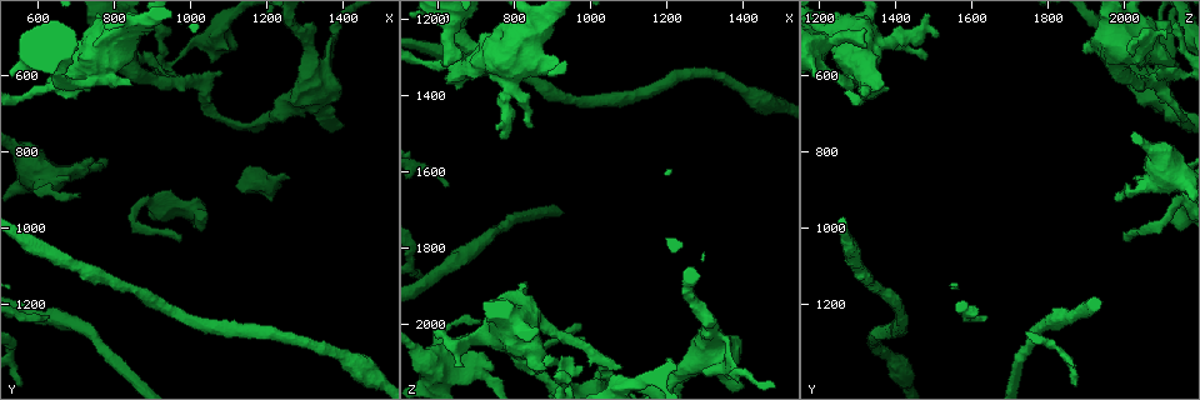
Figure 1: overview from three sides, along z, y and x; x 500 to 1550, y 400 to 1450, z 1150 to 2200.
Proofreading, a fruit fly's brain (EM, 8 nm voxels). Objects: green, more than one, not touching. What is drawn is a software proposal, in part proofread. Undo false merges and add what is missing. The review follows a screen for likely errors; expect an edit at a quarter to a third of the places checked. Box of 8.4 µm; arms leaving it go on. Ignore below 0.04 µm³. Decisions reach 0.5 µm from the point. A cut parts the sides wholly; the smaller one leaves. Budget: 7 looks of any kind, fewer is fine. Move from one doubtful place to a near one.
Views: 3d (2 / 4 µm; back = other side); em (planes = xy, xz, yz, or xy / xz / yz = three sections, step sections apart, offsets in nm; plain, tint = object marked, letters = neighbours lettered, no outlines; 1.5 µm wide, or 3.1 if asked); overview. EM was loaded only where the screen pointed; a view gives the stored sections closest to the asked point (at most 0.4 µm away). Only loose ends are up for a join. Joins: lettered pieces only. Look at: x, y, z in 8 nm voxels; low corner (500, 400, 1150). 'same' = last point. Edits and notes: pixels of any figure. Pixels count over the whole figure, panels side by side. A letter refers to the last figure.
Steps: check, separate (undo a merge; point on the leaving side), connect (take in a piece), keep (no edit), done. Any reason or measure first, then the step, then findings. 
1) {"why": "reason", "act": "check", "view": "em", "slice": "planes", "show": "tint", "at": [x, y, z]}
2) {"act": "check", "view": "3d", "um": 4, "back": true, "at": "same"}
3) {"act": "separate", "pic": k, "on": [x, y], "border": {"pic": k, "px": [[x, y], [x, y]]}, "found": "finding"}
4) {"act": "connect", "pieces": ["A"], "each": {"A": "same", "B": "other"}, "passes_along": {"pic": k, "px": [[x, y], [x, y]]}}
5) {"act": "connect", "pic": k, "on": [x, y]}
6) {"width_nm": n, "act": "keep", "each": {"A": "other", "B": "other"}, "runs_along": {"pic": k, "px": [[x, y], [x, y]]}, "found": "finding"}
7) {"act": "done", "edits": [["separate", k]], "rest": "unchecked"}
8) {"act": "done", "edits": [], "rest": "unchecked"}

{"why": "stops while still wide", "act": "check", "view": "em", "slice": "planes", "show": "plain", "at": [675, 855, 2040]}

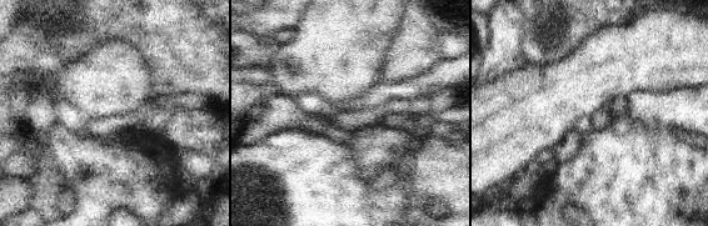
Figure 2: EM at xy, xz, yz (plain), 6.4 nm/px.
{"act": "check", "view": "em", "slice": "planes", "show": "tint", "at": "same"}

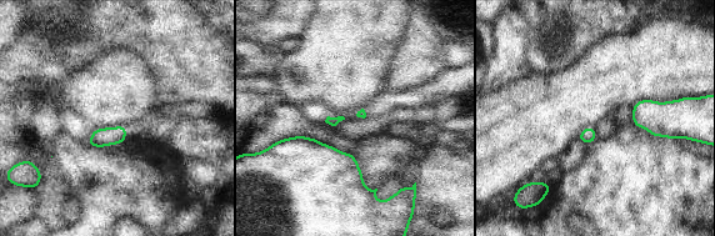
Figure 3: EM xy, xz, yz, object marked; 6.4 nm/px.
{"why": "what lies round it", "act": "check", "view": "em", "slice": "planes", "show": "letters", "at": "same"}

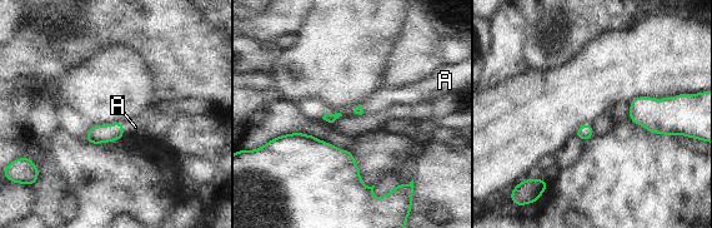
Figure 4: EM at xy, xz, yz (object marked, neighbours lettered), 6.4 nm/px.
{"act": "connect", "pic": 4, "on": [135, 127], "each": {"A": "same"}, "passes_along": {"pic": 4, "px": [[98, 134], [123, 129], [135, 127]]}, "found": "it goes on there"}

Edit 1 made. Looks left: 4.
{"why": "abrupt turn", "act": "check", "view": "3d", "um": 4, "at": [890, 565, 2095]}

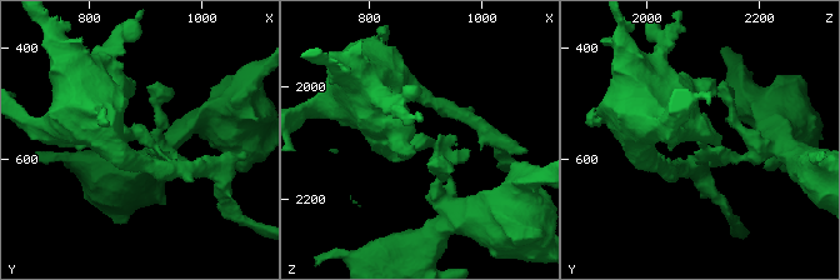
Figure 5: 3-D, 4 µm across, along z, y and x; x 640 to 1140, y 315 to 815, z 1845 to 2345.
{"act": "check", "view": "em", "slice": "planes", "show": "letters", "at": [890, 555, 2100]}

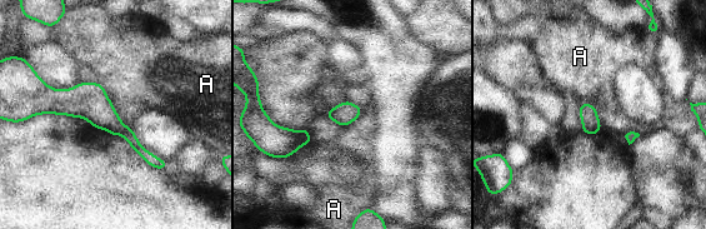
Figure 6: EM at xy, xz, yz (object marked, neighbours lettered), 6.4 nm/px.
{"act": "separate", "pic": 6, "on": [126, 132], "each": {"A": "other"}, "border": {"pic": 6, "px": [[124, 125], [118, 134]]}, "found": "a second neuron is stuck on"}

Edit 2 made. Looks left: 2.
{"act": "done", "edits": [["connect", 4], ["separate", 6]], "rest": "unchecked"}

